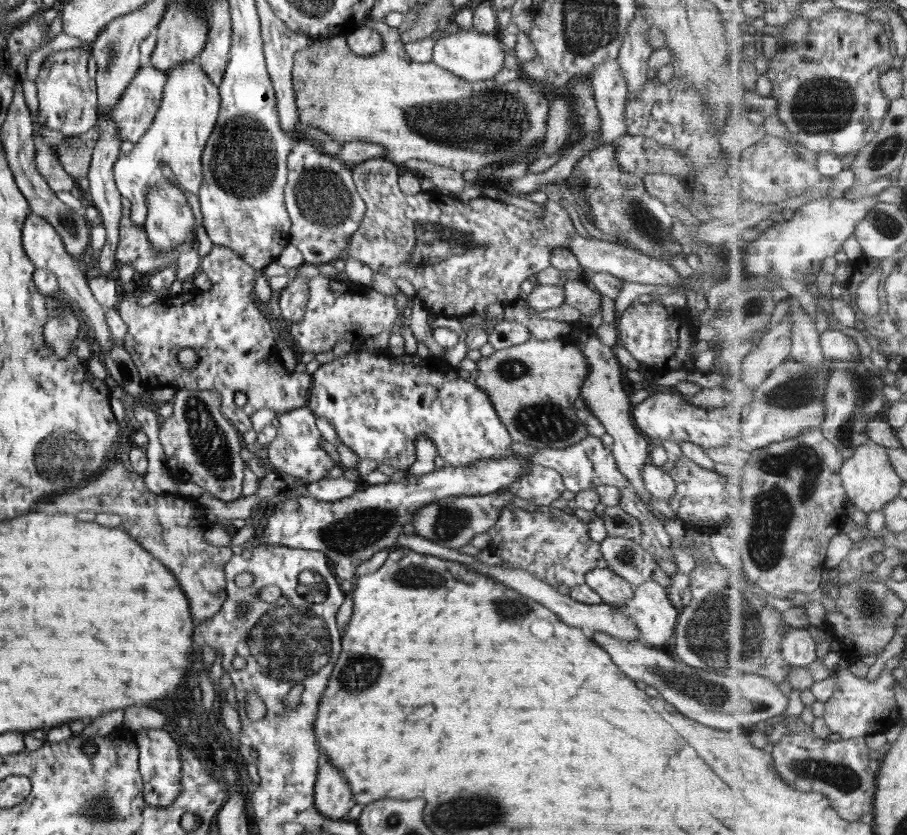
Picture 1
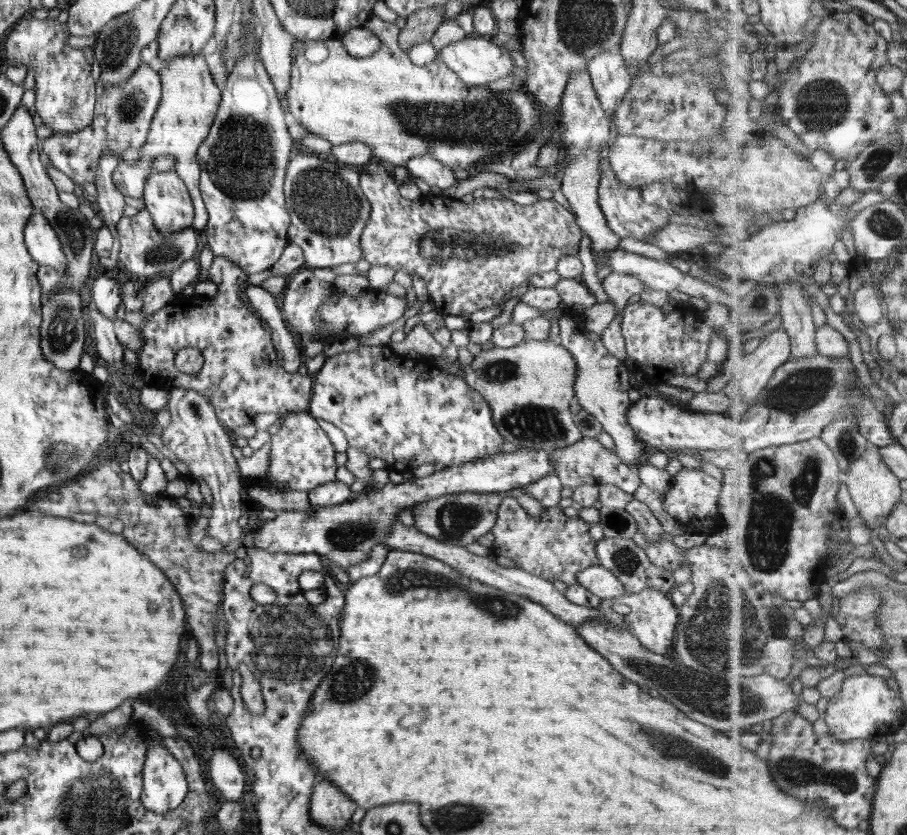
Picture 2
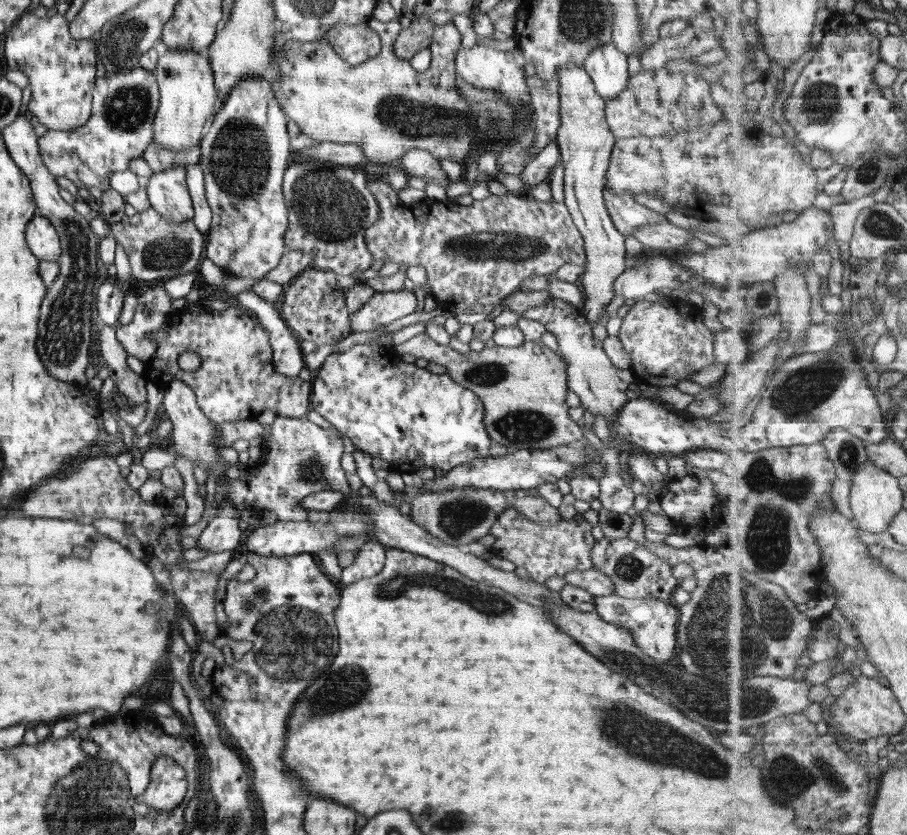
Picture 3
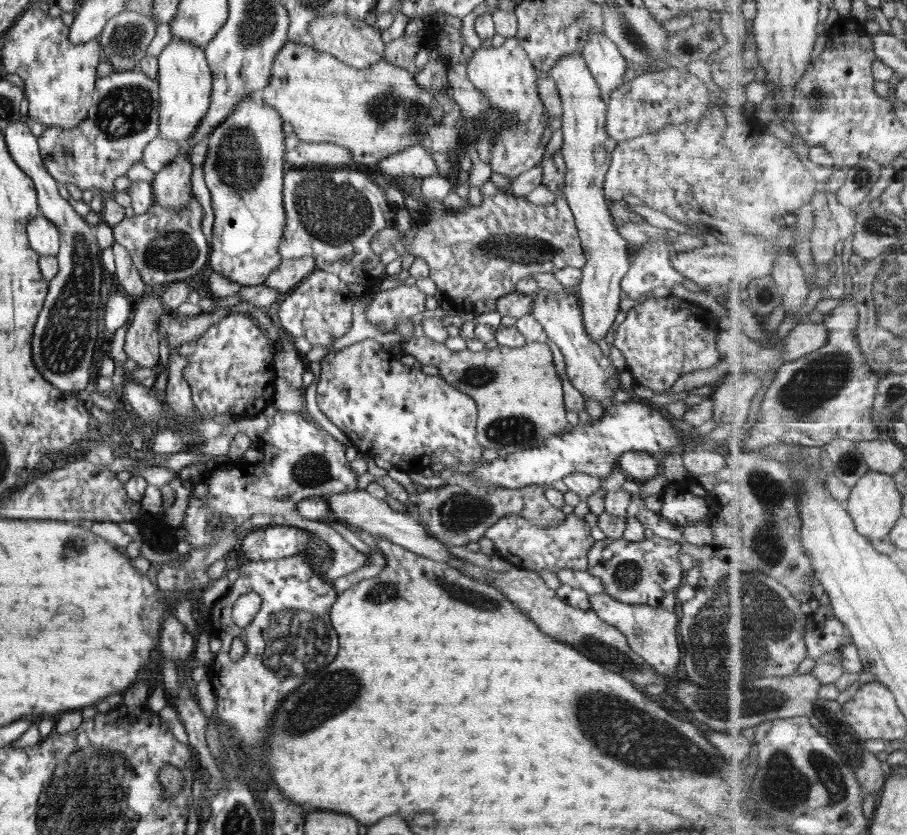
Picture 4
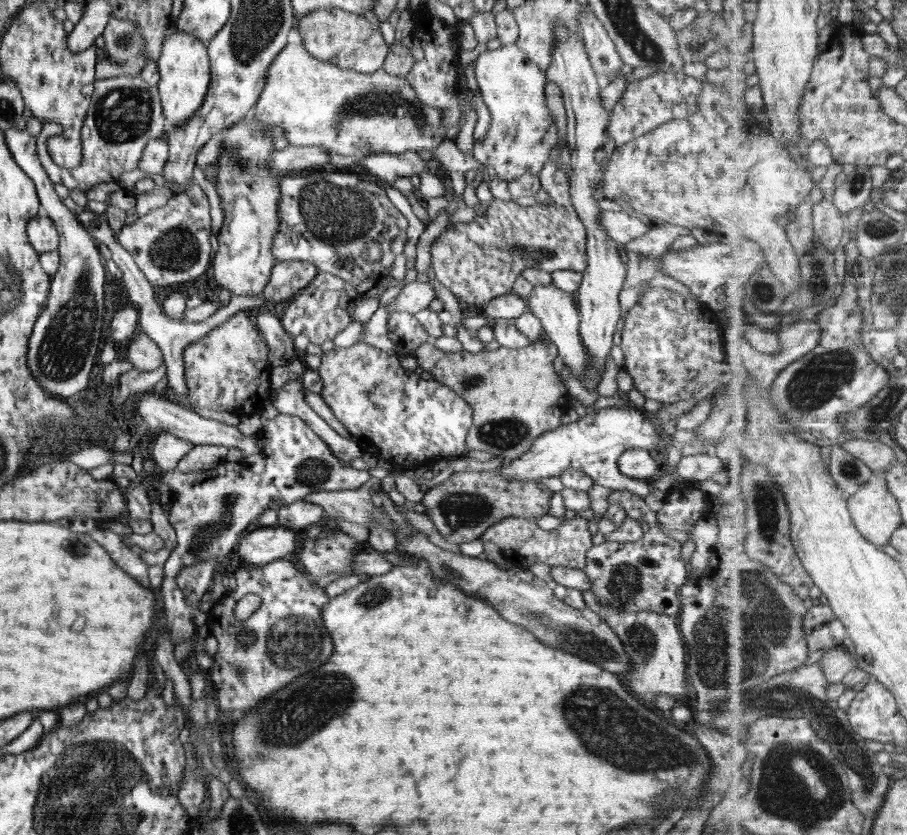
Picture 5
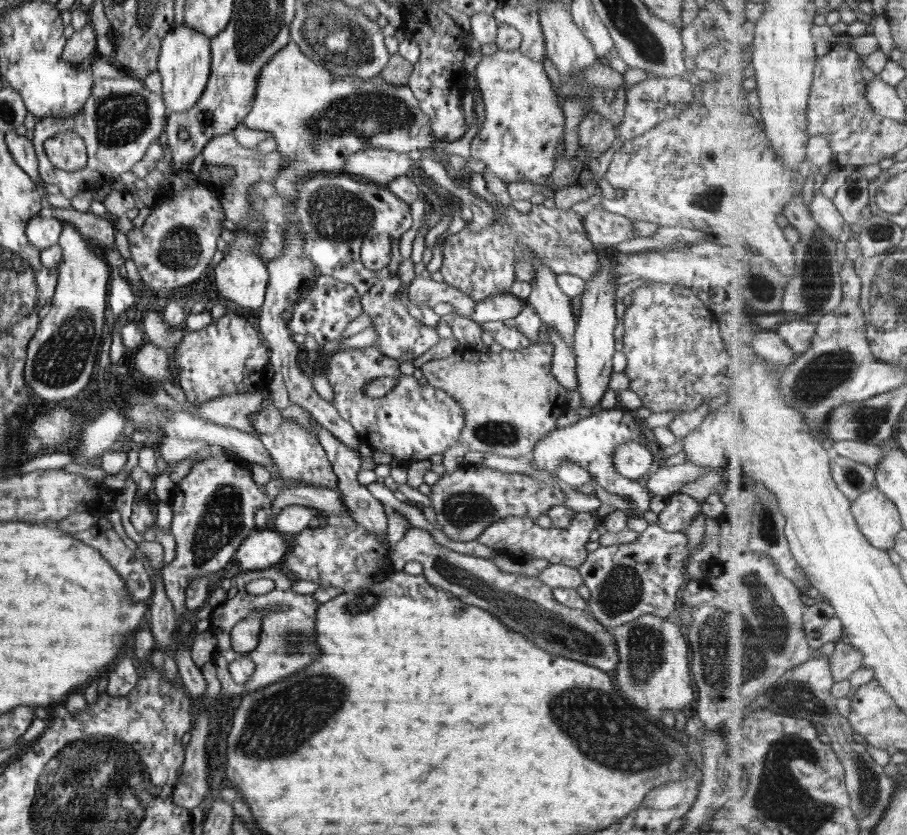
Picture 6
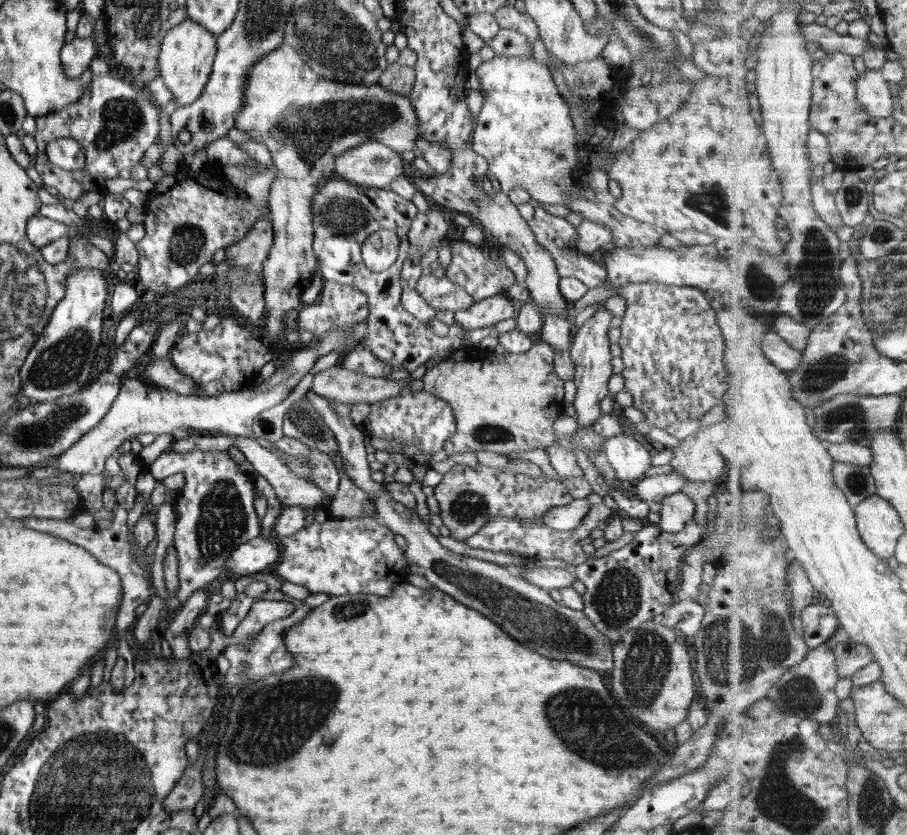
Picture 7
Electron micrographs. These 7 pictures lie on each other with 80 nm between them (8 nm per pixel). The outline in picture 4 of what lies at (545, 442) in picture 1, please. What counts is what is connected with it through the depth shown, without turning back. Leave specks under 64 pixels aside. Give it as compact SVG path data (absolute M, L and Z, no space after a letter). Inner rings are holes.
M422 335L402 342L397 351L414 356L418 366L436 366L442 379L476 401L477 441L484 449L498 450L500 457L535 448L549 436L571 428L566 419L562 378L545 342L536 341L519 347L498 345L480 352L468 349L454 352L443 343Z

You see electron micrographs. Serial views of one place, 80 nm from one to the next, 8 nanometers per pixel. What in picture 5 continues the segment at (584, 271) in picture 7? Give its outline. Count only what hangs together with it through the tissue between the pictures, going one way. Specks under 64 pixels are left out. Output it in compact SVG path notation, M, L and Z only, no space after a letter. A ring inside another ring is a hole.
M495 198L489 202L486 214L482 209L471 222L457 222L446 227L431 244L430 256L436 280L461 302L476 308L485 306L493 298L511 293L514 282L522 275L524 269L534 268L550 274L566 270L582 275L588 268L585 228L568 198L532 206L518 205L514 198L510 200Z

